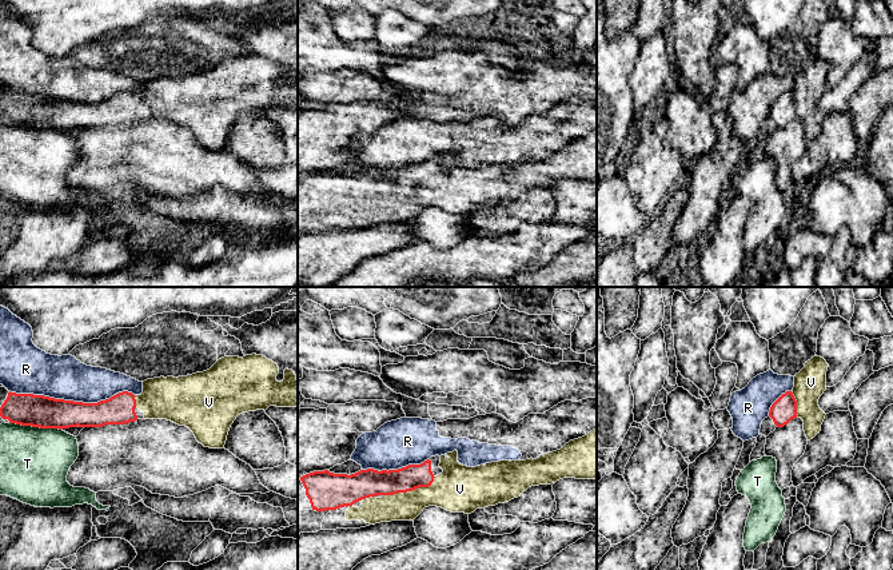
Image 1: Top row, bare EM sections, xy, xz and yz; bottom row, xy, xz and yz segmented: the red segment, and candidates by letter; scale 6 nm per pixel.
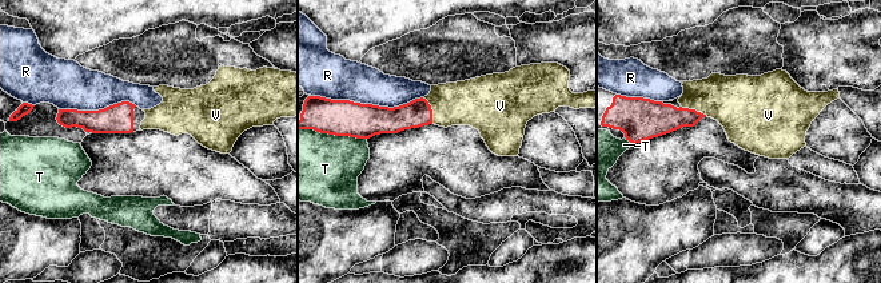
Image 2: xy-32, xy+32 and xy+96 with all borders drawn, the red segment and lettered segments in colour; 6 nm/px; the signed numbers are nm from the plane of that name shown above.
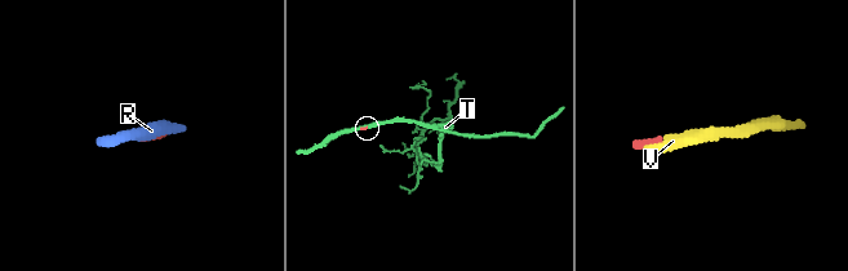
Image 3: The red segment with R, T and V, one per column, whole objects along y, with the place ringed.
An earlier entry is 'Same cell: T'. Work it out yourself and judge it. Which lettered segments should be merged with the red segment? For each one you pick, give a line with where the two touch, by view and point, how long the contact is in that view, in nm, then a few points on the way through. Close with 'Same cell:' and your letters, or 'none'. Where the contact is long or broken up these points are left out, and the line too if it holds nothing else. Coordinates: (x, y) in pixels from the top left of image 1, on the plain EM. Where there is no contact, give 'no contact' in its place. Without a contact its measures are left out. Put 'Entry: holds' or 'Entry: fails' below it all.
V: contact xz (410, 191); length 340 nm
Same cell: V
Entry: fails

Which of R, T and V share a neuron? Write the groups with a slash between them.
R / T / V

